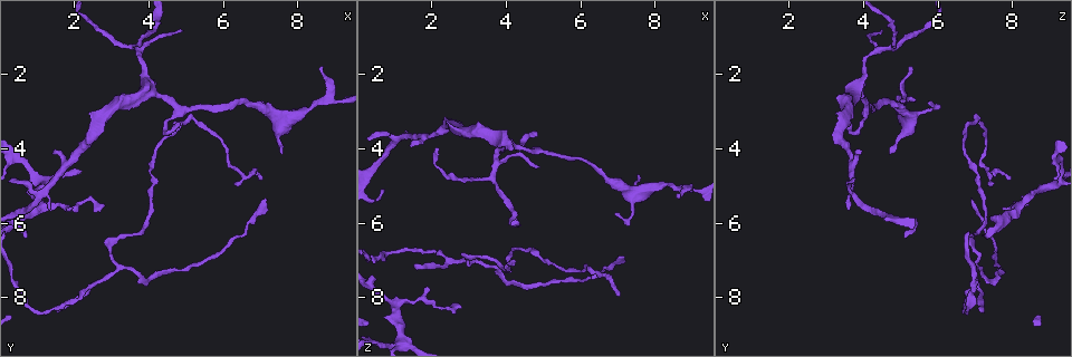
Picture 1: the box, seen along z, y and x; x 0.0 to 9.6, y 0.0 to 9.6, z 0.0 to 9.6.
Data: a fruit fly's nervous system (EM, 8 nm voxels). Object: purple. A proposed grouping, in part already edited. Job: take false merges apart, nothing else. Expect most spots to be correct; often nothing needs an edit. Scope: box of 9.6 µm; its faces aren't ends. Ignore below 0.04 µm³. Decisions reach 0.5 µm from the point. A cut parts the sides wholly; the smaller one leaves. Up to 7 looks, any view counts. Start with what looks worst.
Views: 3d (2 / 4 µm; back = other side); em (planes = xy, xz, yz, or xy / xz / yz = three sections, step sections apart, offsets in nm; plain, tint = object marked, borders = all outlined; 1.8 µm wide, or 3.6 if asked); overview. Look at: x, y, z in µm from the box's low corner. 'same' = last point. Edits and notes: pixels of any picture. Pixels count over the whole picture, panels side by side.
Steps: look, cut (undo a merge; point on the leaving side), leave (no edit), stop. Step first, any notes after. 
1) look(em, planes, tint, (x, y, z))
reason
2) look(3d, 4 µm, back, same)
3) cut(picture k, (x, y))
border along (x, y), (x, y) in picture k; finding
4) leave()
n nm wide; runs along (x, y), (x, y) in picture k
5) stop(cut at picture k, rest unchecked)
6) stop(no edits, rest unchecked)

look(3d, 4 µm, (3.15, 7.15, 7.00))
sharp bend

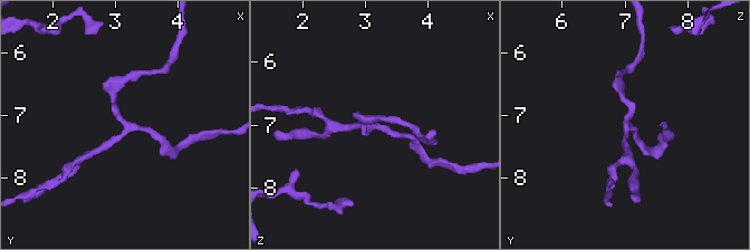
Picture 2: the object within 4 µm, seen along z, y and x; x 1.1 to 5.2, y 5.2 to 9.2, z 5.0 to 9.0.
look(em, xz, step 16, tint, (3.20, 7.20, 7.05))
3 arms; shape alone is not enough

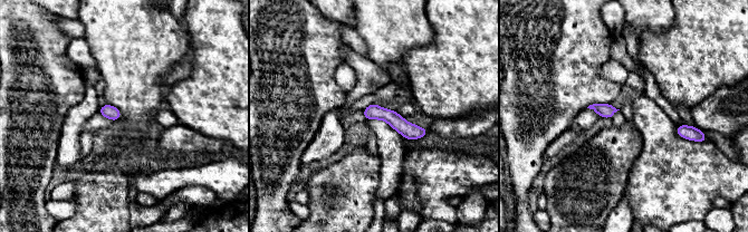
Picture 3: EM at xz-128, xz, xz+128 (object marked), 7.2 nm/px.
leave()
50 nm wide; runs along (366, 110), (423, 132) in picture 3; one neuron here

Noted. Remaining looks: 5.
look(3d, 4 µm, (4.00, 2.40, 3.85))
a fork

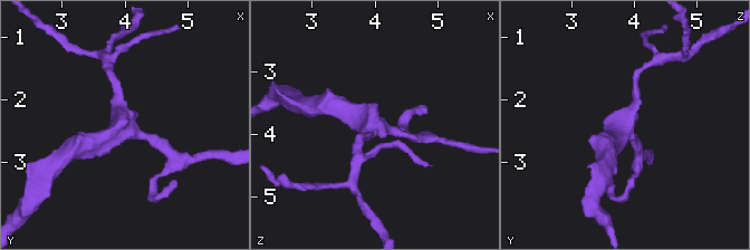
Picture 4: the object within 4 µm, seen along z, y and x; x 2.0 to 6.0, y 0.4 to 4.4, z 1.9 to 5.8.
look(em, planes, tint, (4.10, 2.40, 3.85))
3 arms

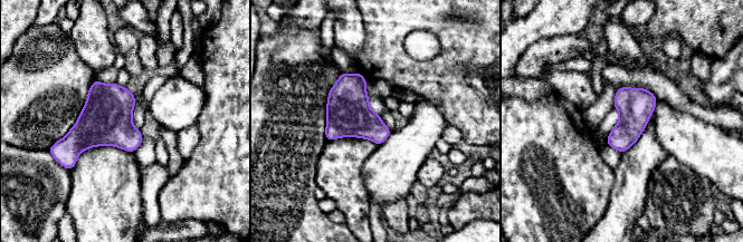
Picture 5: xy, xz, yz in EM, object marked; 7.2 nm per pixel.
leave()
one neuron here

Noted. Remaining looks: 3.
look(em, xy, step 16, tint, (7.95, 3.15, 5.00))
thick turns thin

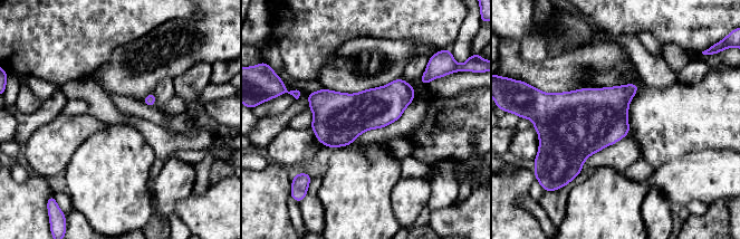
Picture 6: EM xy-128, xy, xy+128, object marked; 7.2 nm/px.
look(em, planes, tint, same)

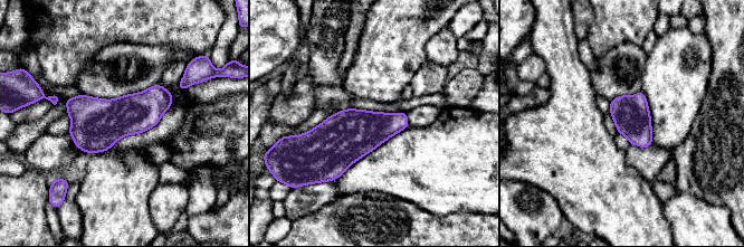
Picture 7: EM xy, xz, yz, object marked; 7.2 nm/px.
leave()
260 nm wide; all the same neuron

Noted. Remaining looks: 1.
stop(no edits, rest unchecked)

